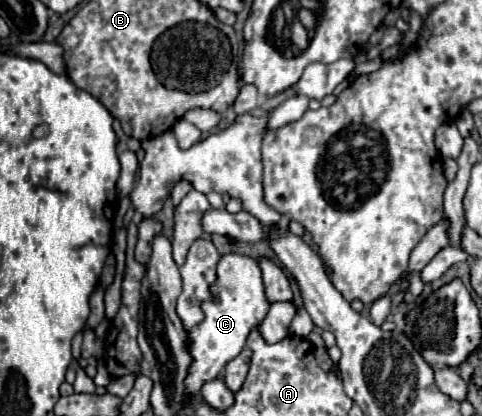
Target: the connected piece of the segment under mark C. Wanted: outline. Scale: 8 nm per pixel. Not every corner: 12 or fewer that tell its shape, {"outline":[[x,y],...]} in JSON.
{"outline":[[225,254],[205,320],[189,330],[187,394],[245,346],[269,312],[259,264]]}

